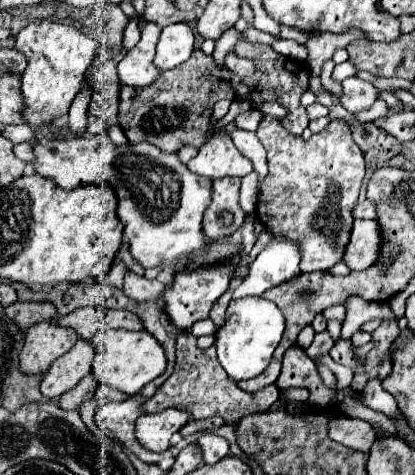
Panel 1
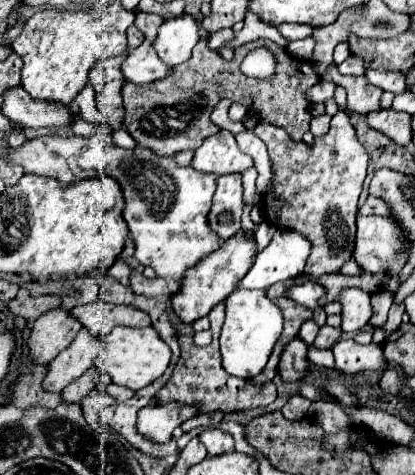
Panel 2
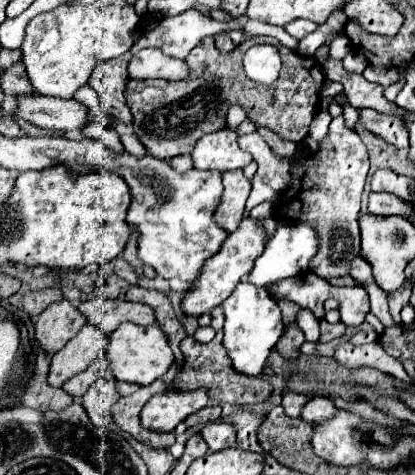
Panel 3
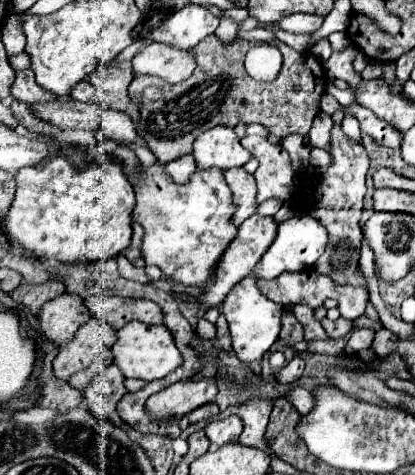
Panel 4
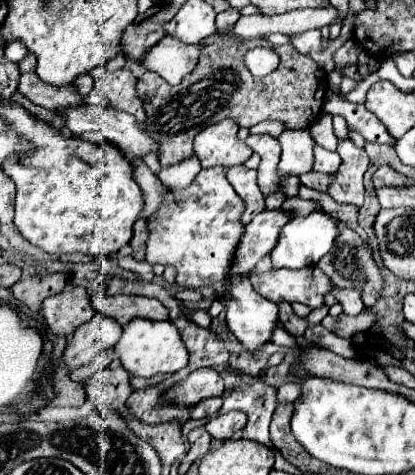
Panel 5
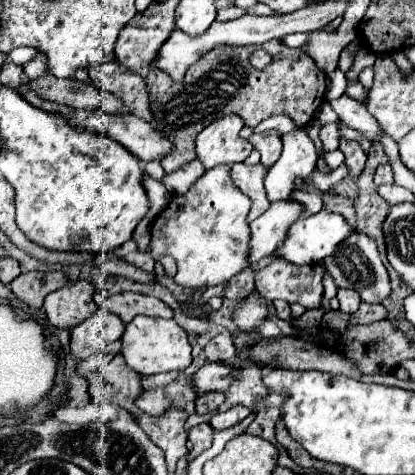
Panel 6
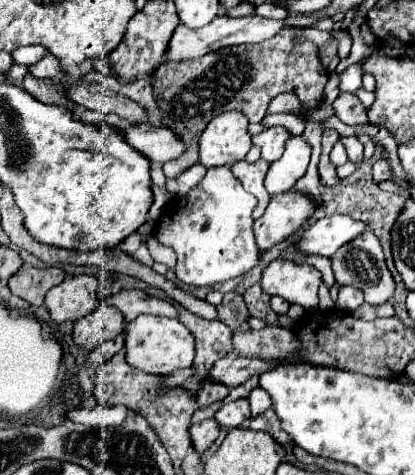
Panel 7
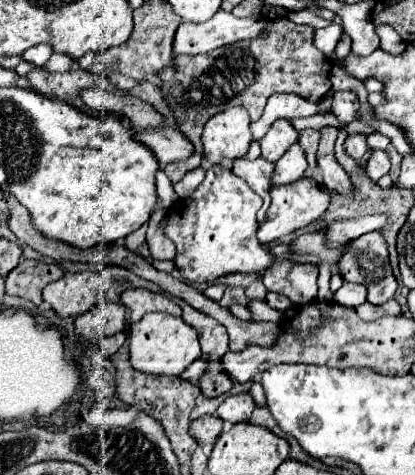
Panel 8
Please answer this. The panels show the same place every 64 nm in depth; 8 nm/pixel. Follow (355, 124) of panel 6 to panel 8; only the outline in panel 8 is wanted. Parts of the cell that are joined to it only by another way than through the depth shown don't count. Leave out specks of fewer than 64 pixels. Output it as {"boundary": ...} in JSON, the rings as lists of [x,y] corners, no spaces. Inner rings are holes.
{"boundary":[[[334,92],[334,102],[332,102],[332,114],[344,122],[350,124],[358,120],[358,110],[360,110],[360,100],[354,92]]]}

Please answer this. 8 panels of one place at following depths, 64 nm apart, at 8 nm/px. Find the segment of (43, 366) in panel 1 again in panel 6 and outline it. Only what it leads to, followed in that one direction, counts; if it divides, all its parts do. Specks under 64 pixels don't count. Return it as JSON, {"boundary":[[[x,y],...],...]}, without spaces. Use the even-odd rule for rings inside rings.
{"boundary":[[[88,280],[68,282],[64,288],[52,292],[44,300],[44,312],[52,326],[74,328],[96,310],[94,284]]]}

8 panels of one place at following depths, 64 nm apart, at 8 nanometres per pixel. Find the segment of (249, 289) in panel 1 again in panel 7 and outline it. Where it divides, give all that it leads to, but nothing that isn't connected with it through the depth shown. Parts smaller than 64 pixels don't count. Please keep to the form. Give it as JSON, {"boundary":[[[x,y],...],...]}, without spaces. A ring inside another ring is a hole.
{"boundary":[[[322,216],[312,222],[294,244],[304,256],[332,256],[348,240],[354,240],[366,230],[364,222],[356,222],[350,216]]]}

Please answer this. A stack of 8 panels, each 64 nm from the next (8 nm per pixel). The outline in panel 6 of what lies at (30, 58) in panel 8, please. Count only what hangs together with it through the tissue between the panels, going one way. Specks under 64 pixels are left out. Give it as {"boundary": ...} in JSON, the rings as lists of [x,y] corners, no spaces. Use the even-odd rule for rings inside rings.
{"boundary":[[[20,46],[20,48],[12,48],[10,52],[8,52],[8,56],[10,56],[10,62],[14,62],[14,64],[26,64],[32,56],[36,56],[38,52],[34,50],[34,48],[28,48],[28,46]]]}

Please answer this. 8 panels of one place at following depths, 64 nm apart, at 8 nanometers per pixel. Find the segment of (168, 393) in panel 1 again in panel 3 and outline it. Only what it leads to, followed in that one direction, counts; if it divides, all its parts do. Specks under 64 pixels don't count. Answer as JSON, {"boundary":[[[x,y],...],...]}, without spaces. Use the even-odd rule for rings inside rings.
{"boundary":[[[216,306],[212,312],[212,328],[216,330],[216,336],[212,342],[208,344],[200,344],[196,342],[192,336],[186,336],[180,344],[182,354],[184,354],[184,364],[180,374],[172,380],[170,390],[176,392],[190,392],[190,390],[198,390],[198,388],[206,388],[208,396],[210,396],[210,404],[208,406],[216,406],[216,404],[236,404],[236,406],[252,406],[252,404],[260,404],[264,400],[268,400],[272,396],[274,386],[264,380],[264,378],[254,378],[254,376],[240,376],[238,372],[232,372],[232,366],[228,364],[228,354],[224,352],[222,346],[222,324],[224,324],[224,312],[222,306]]]}

